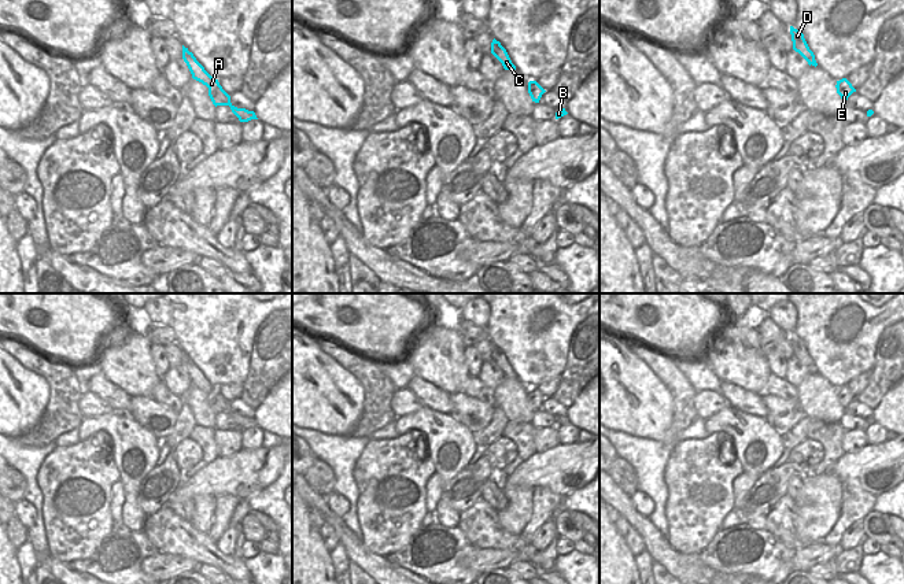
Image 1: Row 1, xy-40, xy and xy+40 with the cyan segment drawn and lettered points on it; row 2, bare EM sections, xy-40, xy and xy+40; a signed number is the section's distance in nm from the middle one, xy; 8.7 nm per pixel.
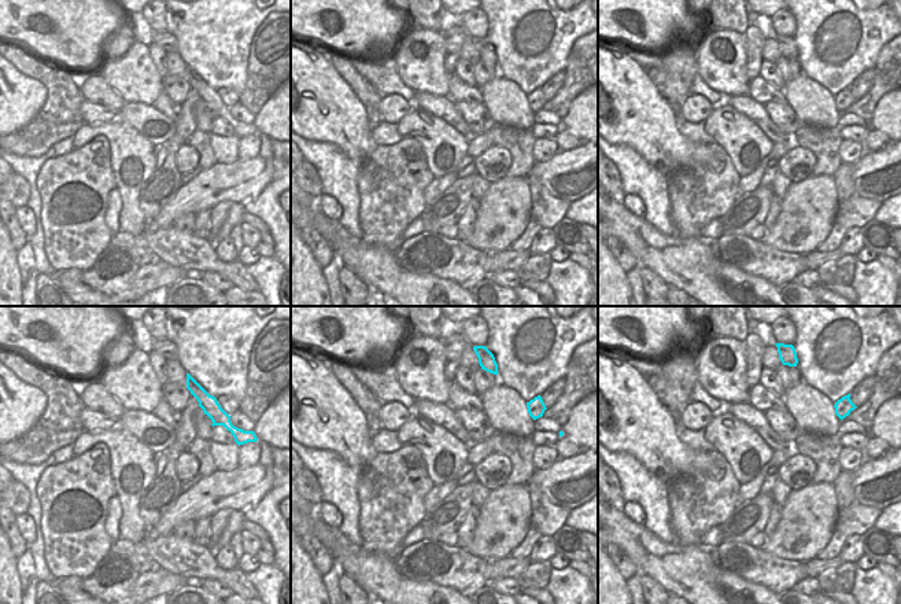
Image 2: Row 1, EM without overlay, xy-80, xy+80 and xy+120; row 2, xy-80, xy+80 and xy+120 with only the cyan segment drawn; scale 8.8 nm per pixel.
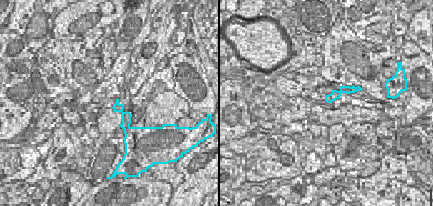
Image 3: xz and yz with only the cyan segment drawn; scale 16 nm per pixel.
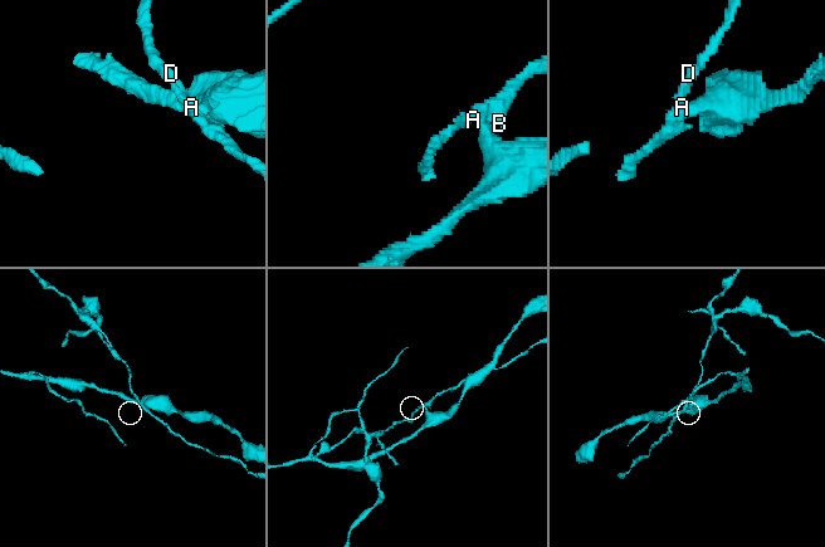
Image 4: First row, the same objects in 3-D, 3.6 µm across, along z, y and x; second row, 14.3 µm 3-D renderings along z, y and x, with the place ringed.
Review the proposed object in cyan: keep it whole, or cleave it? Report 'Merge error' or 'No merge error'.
Merge error

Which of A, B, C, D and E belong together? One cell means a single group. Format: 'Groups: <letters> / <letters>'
Groups: A B C D / E

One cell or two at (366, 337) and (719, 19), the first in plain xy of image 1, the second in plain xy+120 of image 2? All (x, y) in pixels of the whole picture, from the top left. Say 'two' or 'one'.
two

